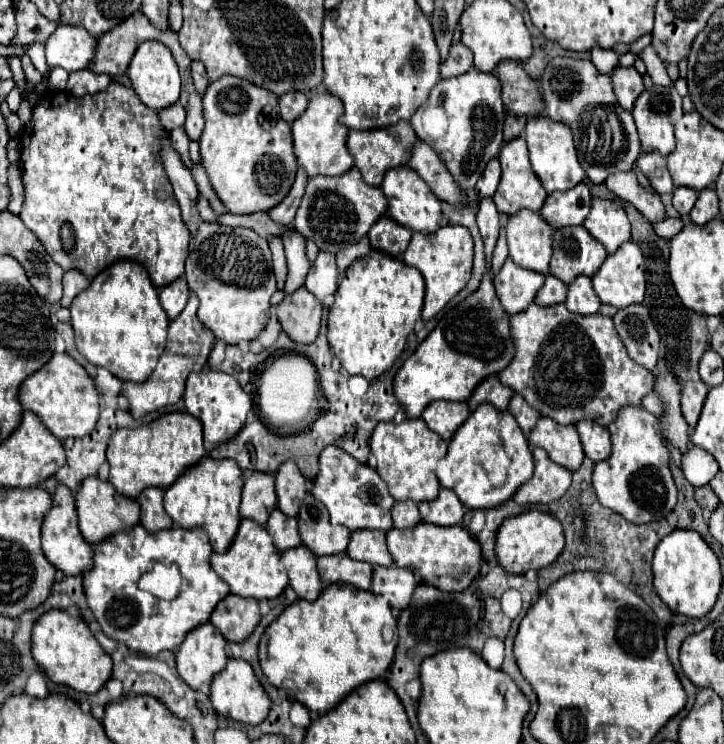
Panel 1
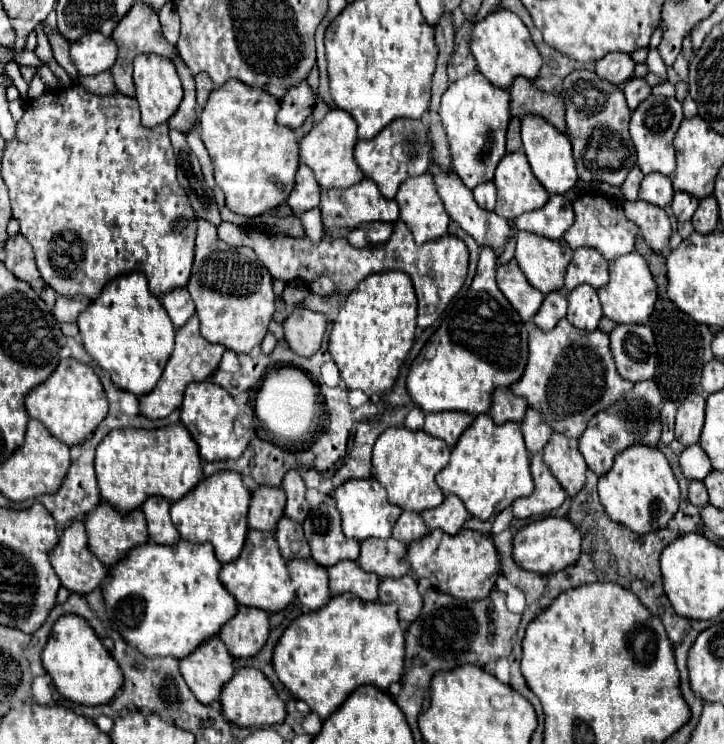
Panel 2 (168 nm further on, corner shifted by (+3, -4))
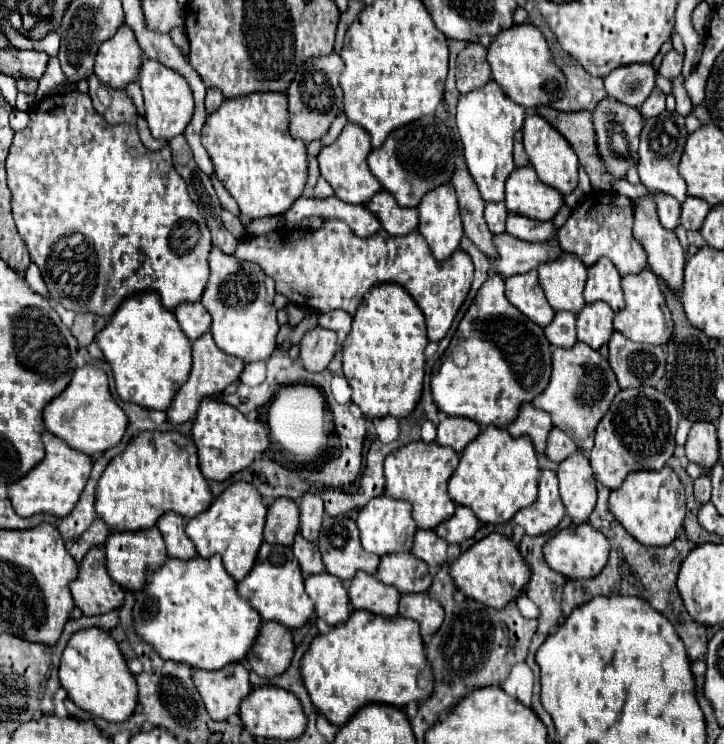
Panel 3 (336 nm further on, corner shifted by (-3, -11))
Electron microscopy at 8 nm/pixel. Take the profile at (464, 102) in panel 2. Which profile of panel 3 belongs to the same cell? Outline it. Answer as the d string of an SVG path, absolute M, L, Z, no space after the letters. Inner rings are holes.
M489 81L485 87L469 91L459 97L457 103L457 129L463 141L463 153L471 177L475 179L481 197L485 201L503 201L505 179L515 169L513 163L513 137L517 129L523 127L525 107L513 103L495 81Z

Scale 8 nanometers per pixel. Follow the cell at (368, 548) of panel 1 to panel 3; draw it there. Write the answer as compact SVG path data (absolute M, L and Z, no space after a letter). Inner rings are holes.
M411 553L383 555L375 577L387 585L395 585L401 593L427 591L433 579L427 563Z

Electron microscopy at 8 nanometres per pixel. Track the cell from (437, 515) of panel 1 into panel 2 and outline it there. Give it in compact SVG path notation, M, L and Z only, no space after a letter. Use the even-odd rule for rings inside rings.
M447 496L445 502L437 508L421 512L425 524L429 530L443 530L447 534L457 534L467 520L469 512L463 508L461 500L457 496Z

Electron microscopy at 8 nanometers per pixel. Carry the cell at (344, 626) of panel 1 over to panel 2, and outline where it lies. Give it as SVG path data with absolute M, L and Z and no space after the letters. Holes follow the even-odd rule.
M353 594L333 596L327 606L299 616L281 636L275 654L273 654L273 668L279 680L291 690L297 700L309 704L309 708L325 720L333 714L345 698L359 686L371 684L381 690L387 690L393 682L399 682L403 676L403 662L405 662L405 632L399 624L397 604L383 604L383 602L365 602Z

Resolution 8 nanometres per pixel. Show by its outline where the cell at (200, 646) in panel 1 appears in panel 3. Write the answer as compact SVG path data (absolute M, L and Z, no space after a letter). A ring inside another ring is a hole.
M229 663L219 671L193 671L193 683L215 721L237 713L241 699L251 691L249 671L243 663Z

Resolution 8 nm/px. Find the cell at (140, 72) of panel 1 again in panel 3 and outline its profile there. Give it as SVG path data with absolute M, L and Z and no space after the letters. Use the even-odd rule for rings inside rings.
M145 59L139 73L139 85L145 99L145 117L151 129L151 135L155 139L173 139L175 135L183 133L187 123L193 115L193 95L187 85L187 81L173 71L171 67L165 67L163 63L155 59Z

